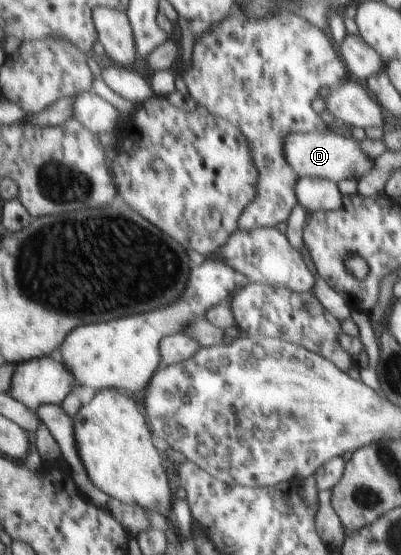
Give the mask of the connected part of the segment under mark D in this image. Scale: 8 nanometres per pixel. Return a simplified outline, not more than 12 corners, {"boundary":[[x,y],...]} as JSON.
{"boundary":[[288,135],[298,178],[358,181],[375,160],[354,137]]}

